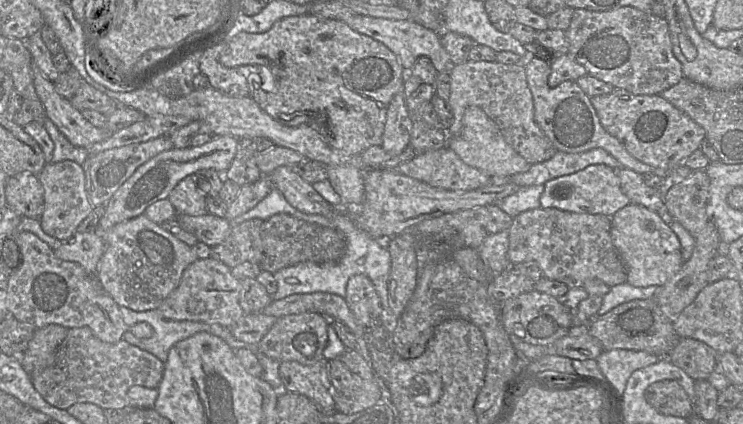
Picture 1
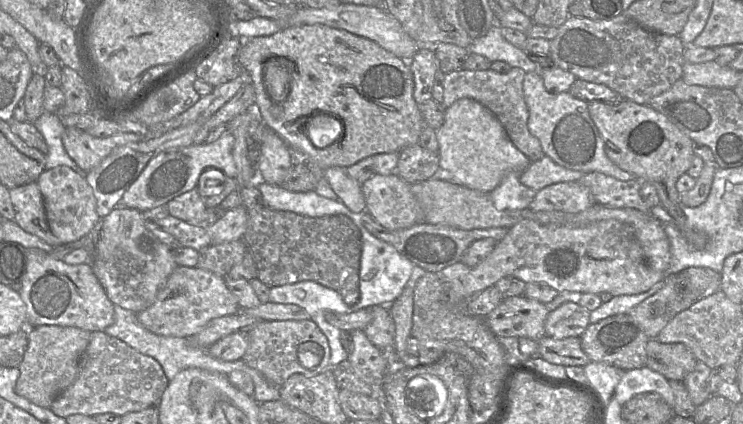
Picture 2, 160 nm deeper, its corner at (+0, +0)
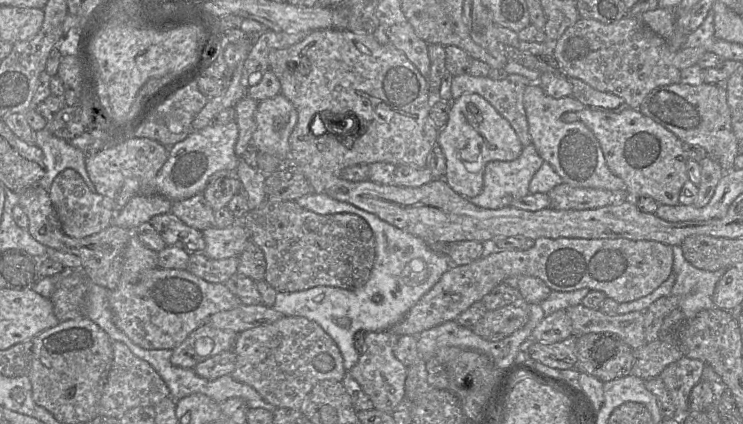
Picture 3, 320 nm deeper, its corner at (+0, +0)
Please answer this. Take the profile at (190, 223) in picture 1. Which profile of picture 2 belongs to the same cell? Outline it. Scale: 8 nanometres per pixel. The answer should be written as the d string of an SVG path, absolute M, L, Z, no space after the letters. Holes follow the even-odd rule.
M168 214L164 218L153 219L164 231L173 235L181 247L190 247L197 251L212 244L205 226L191 225Z

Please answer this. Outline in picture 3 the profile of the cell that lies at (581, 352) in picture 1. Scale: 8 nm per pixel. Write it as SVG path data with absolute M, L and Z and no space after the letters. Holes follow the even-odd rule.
M571 335L560 342L533 341L528 348L529 356L542 364L556 369L575 368L575 345L578 336Z

